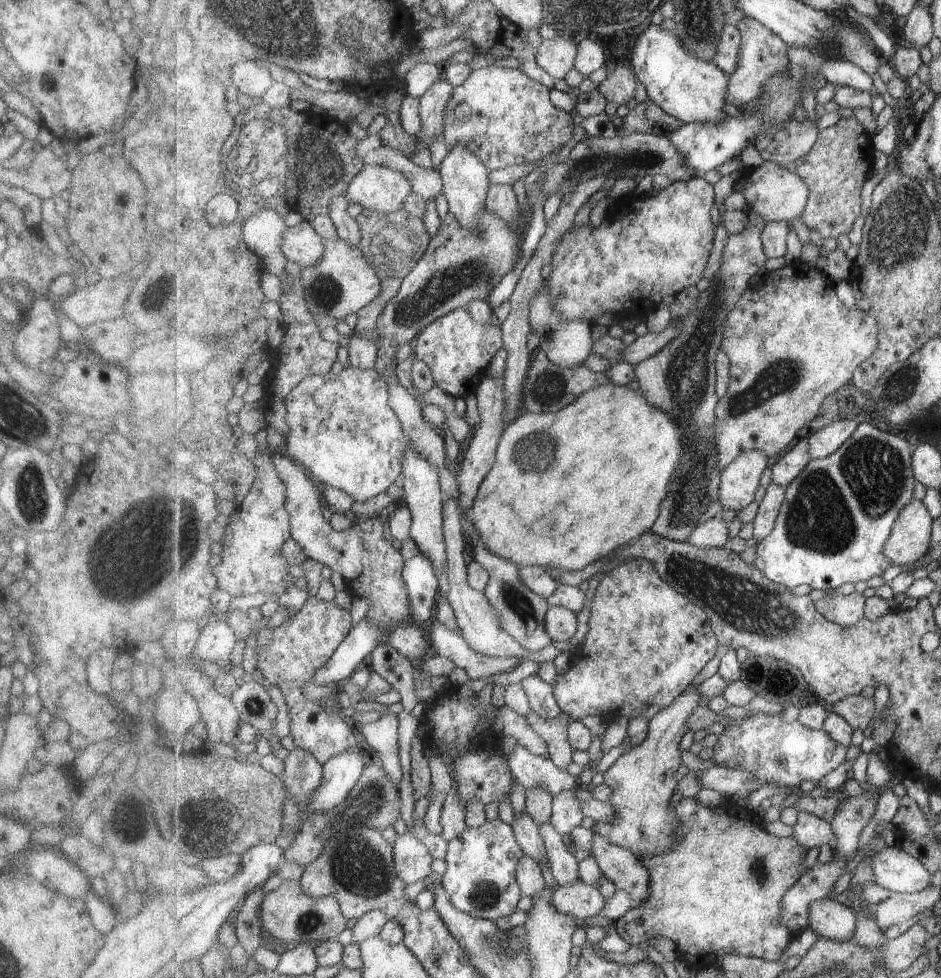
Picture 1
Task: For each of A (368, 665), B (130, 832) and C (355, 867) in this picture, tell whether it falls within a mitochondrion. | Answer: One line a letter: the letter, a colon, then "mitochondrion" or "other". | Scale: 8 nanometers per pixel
A: other
B: other
C: mitochondrion

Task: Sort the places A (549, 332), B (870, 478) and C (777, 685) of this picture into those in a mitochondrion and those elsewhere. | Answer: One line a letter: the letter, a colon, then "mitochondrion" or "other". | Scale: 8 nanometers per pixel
A: mitochondrion
B: mitochondrion
C: other

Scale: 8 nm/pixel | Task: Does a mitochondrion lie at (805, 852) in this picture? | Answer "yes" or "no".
no

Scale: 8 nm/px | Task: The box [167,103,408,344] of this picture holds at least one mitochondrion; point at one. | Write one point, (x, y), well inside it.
(325, 291)

